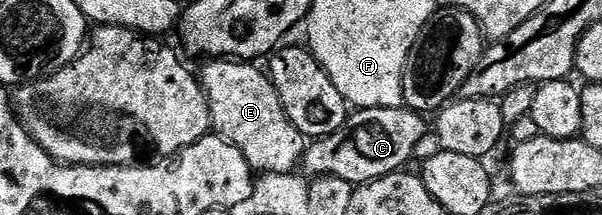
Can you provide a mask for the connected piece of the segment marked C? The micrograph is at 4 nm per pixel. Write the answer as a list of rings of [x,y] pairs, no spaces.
[[[407,107],[356,109],[349,112],[347,123],[334,131],[334,135],[315,138],[305,148],[302,169],[309,173],[309,178],[337,177],[346,179],[353,187],[399,173],[408,160],[415,158],[418,143],[429,136],[430,125],[424,121],[427,120],[421,114]]]

